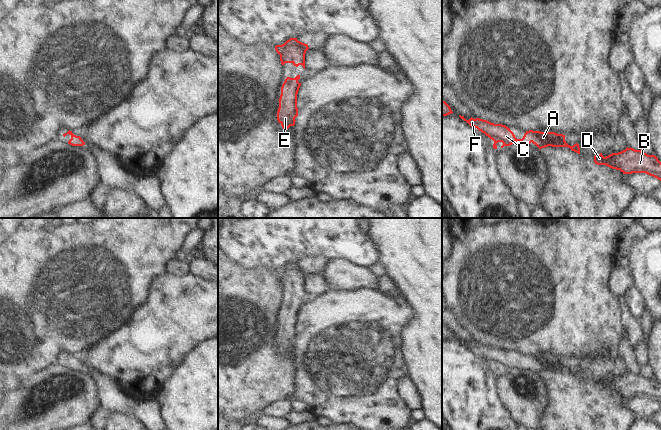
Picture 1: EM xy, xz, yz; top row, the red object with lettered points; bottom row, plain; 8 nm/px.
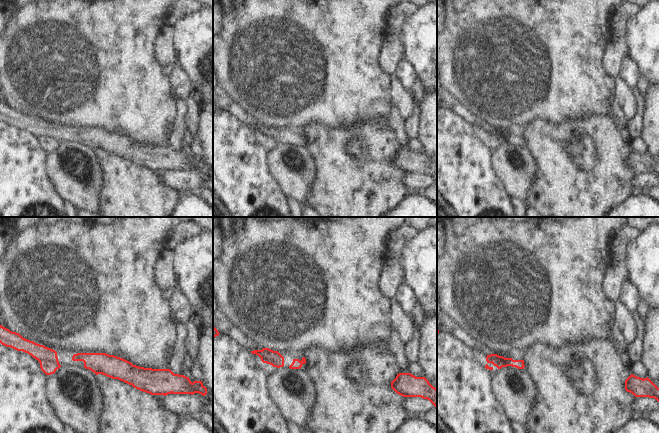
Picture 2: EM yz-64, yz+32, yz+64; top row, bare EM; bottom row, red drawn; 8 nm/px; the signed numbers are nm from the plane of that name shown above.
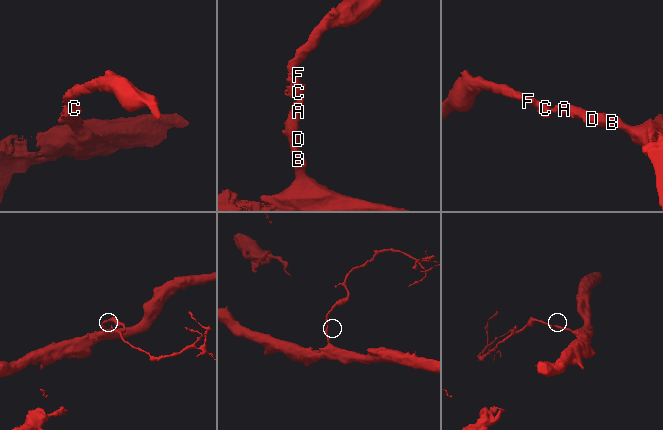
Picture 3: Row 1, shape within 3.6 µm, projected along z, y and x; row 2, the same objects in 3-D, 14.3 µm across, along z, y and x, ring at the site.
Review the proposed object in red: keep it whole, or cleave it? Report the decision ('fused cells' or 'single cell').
single cell

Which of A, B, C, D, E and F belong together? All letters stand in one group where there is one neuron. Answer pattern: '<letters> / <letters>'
A B C D E F

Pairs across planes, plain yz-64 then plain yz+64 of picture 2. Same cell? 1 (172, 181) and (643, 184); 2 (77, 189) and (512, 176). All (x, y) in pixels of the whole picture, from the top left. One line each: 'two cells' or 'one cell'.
1: one cell
2: one cell

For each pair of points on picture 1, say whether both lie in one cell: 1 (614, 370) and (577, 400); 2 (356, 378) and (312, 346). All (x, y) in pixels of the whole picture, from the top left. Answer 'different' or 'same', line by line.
1: same
2: same

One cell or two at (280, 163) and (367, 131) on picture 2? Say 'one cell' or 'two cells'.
two cells

